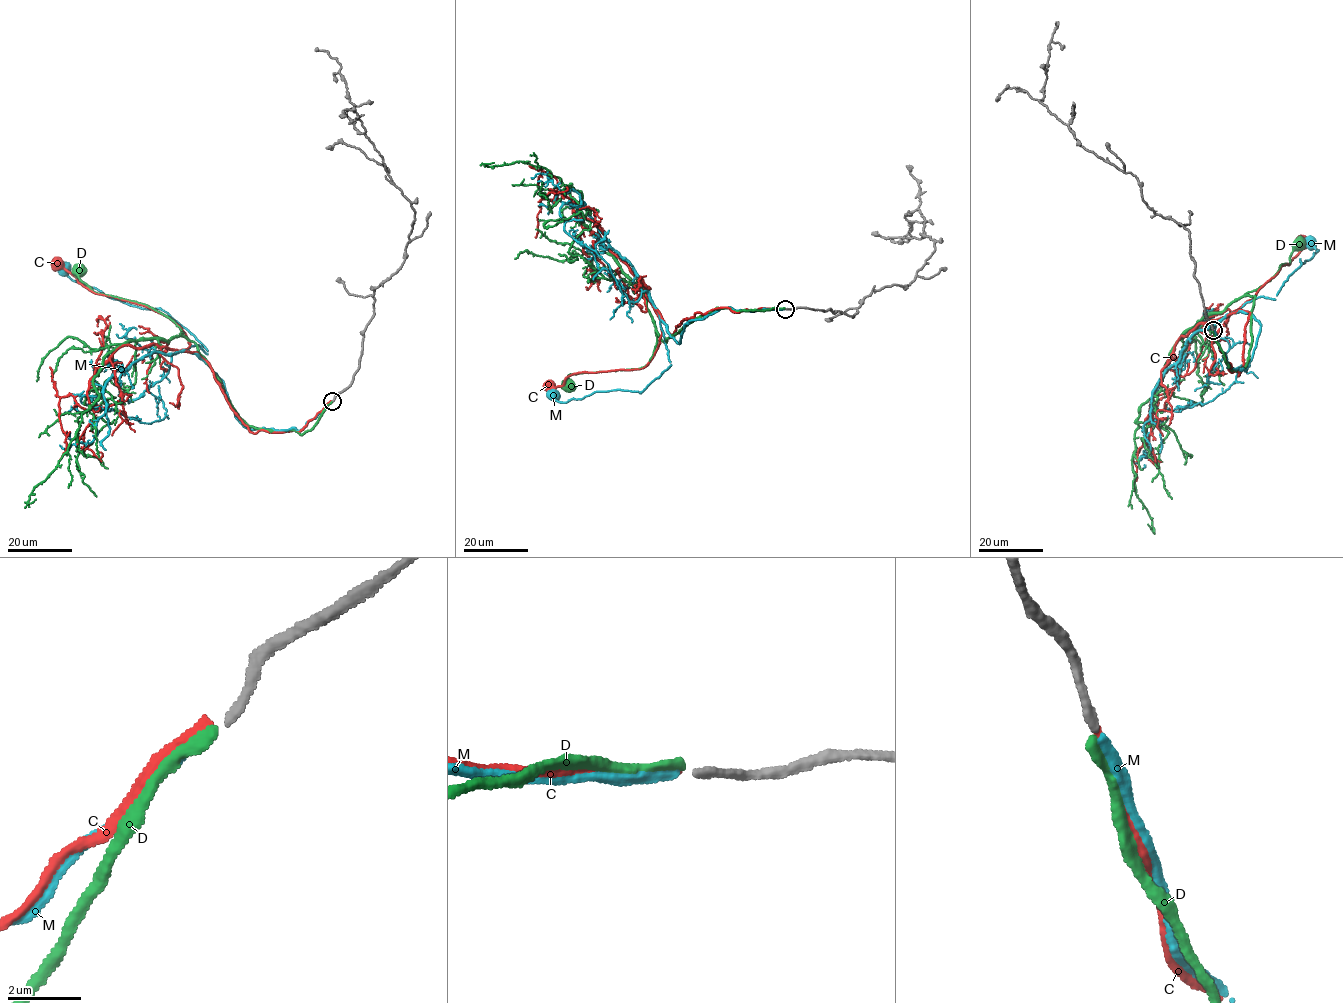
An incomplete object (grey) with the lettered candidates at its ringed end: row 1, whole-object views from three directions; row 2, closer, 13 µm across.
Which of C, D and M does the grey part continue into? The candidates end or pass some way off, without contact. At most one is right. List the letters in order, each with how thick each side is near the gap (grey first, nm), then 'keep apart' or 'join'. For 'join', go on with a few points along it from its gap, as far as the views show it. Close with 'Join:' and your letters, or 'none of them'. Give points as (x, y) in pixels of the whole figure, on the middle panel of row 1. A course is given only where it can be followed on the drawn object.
C: 240 nm thick on the grey side, 240 nm on the other; keep apart
D: 240 nm thick on the grey side, 300 nm on the other; keep apart
M: 240 nm thick on the grey side, 240 nm on the other; join; it runs (784, 309), (720, 308), (684, 325), (679, 343), (660, 320), (671, 364), (643, 391), (553, 396)
Join: M

